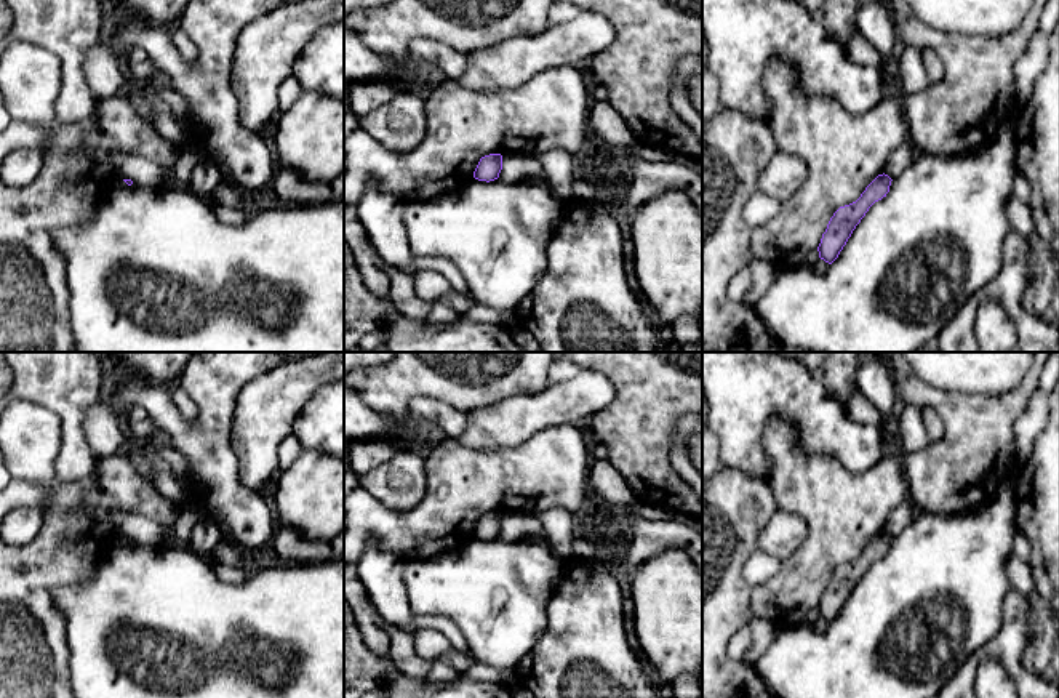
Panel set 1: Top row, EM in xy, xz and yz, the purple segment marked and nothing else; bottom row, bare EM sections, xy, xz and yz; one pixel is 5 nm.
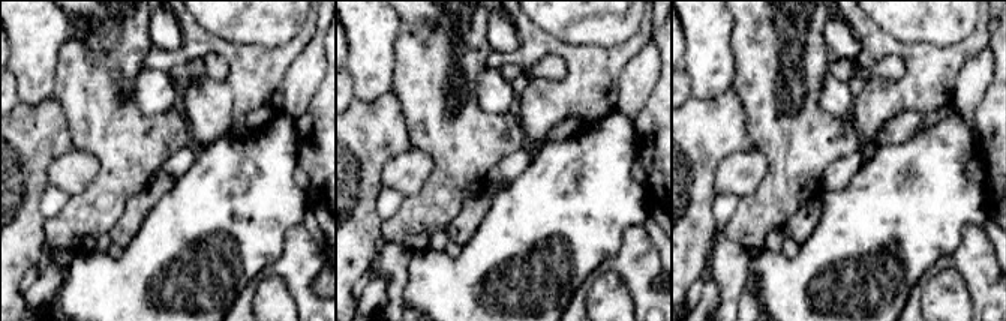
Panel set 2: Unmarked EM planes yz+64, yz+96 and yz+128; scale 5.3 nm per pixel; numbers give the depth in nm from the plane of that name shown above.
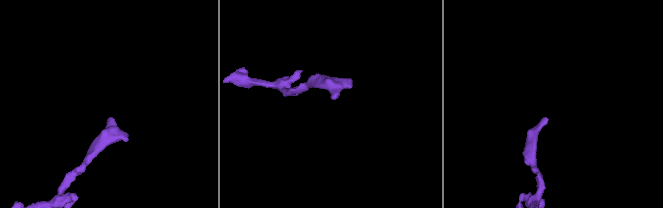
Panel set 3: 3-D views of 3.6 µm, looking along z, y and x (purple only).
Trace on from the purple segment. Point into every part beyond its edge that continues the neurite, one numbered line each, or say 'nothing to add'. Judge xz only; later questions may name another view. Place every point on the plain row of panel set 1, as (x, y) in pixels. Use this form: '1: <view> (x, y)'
nothing to add

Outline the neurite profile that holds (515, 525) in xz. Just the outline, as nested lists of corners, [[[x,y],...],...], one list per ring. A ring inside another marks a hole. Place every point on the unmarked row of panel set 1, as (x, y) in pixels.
[[[504,512],[499,540],[520,541],[523,538],[545,540],[545,530],[534,512]]]

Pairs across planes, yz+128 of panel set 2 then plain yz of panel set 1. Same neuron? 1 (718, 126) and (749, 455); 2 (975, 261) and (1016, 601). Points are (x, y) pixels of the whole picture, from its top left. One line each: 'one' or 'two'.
1: two
2: one

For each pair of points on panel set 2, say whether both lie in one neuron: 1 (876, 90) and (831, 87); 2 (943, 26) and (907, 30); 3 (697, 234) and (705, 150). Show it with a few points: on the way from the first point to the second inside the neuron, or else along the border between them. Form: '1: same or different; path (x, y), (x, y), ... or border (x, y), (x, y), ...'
1: different; border (855, 98), (852, 119)
2: same; path (934, 26), (916, 26)
3: same; path (697, 213), (697, 171)

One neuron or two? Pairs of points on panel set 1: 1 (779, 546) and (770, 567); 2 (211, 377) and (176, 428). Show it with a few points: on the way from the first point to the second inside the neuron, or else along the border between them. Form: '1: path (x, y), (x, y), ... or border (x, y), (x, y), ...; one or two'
1: border (759, 548), (779, 561); two
2: path (211, 394), (211, 415), (194, 431); one

